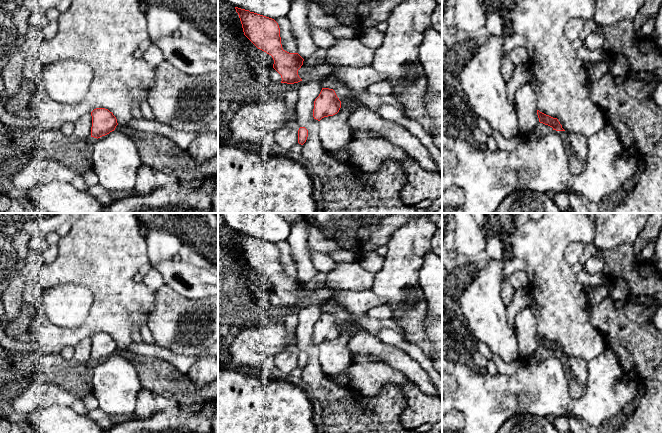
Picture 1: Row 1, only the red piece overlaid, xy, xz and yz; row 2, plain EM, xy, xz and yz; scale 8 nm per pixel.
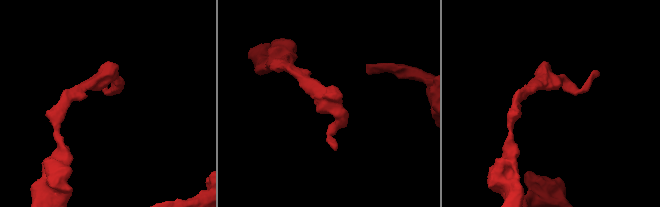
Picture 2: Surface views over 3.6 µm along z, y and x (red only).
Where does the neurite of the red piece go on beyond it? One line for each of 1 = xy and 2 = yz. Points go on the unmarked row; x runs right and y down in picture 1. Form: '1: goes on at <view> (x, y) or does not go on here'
1: does not go on here
2: does not go on here

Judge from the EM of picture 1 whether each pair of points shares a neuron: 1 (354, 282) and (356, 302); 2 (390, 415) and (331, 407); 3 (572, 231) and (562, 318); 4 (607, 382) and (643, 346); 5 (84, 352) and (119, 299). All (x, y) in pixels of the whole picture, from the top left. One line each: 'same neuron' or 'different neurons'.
1: different neurons
2: same neuron
3: same neuron
4: different neurons
5: different neurons

